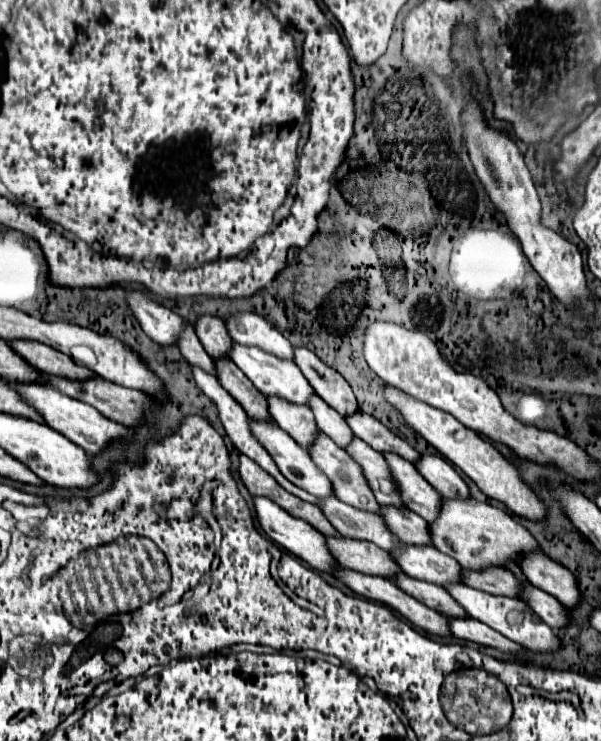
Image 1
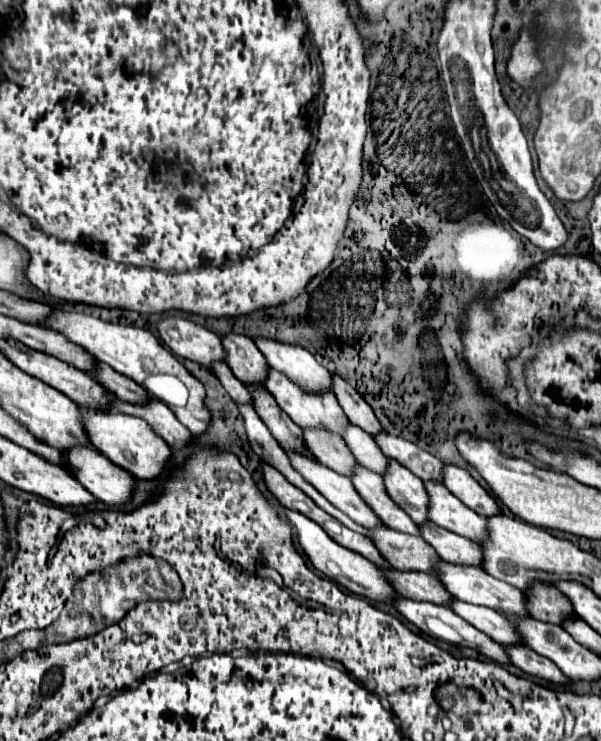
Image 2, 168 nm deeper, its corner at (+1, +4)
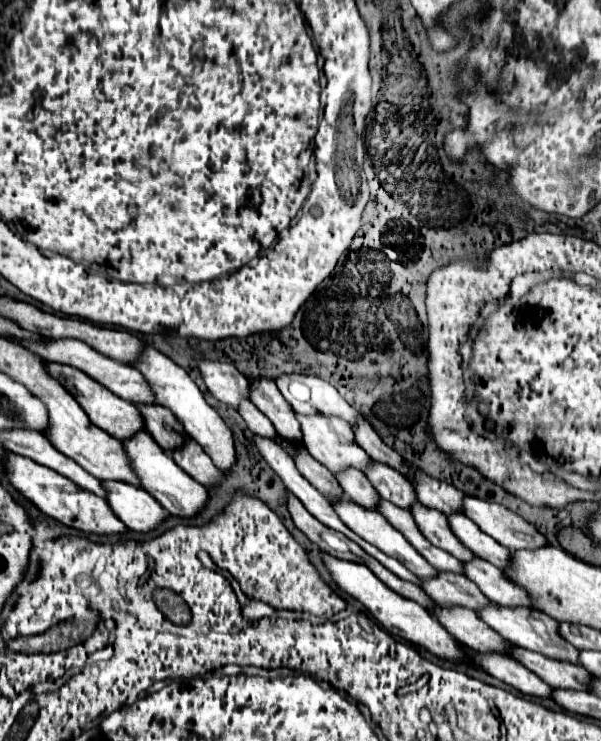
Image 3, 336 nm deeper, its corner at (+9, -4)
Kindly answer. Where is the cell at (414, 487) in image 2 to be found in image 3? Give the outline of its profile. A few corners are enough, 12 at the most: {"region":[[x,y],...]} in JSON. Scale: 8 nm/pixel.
{"region":[[421,503],[411,509],[421,533],[459,561],[473,555],[447,517]]}

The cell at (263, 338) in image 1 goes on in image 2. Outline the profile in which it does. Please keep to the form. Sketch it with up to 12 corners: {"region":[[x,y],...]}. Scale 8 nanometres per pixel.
{"region":[[269,337],[253,343],[301,389],[331,387],[331,373],[307,349]]}

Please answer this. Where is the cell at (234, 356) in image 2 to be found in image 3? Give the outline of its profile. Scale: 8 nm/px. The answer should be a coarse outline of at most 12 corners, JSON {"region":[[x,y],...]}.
{"region":[[251,381],[251,401],[301,445],[299,421],[275,381]]}

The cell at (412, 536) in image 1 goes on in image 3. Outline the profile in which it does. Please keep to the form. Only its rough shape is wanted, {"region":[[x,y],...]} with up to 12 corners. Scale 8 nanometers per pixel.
{"region":[[473,559],[465,575],[497,605],[533,607],[499,567]]}

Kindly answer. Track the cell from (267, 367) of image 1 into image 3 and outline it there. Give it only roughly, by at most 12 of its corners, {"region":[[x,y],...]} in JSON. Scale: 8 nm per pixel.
{"region":[[297,415],[303,443],[331,473],[373,459],[339,417]]}

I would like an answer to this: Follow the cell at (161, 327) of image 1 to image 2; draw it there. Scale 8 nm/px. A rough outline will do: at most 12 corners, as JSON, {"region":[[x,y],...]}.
{"region":[[183,315],[157,323],[179,357],[209,367],[223,361],[221,339]]}

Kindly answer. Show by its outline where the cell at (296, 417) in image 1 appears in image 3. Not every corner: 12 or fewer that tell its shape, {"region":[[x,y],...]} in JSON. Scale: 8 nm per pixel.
{"region":[[361,471],[337,475],[351,501],[377,511],[381,497]]}

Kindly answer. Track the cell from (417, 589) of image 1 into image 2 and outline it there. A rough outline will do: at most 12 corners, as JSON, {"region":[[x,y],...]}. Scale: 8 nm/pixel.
{"region":[[451,599],[461,619],[497,643],[523,643],[499,613]]}

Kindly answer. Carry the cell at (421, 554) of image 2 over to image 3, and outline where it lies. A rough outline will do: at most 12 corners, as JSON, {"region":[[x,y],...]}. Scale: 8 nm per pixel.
{"region":[[441,571],[423,591],[437,605],[477,613],[493,603],[465,575]]}

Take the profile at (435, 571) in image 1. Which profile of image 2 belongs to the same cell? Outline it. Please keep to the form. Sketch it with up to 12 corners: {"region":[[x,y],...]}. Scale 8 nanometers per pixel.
{"region":[[433,565],[445,589],[473,605],[527,615],[525,595],[475,565]]}

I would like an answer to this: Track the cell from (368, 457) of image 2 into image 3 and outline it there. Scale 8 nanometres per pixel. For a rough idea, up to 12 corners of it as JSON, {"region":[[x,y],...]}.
{"region":[[377,463],[365,475],[383,499],[409,509],[413,485]]}

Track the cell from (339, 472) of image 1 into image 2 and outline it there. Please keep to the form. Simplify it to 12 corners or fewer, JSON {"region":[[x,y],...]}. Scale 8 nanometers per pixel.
{"region":[[357,463],[355,491],[387,527],[419,535],[417,525],[389,501],[379,473]]}

